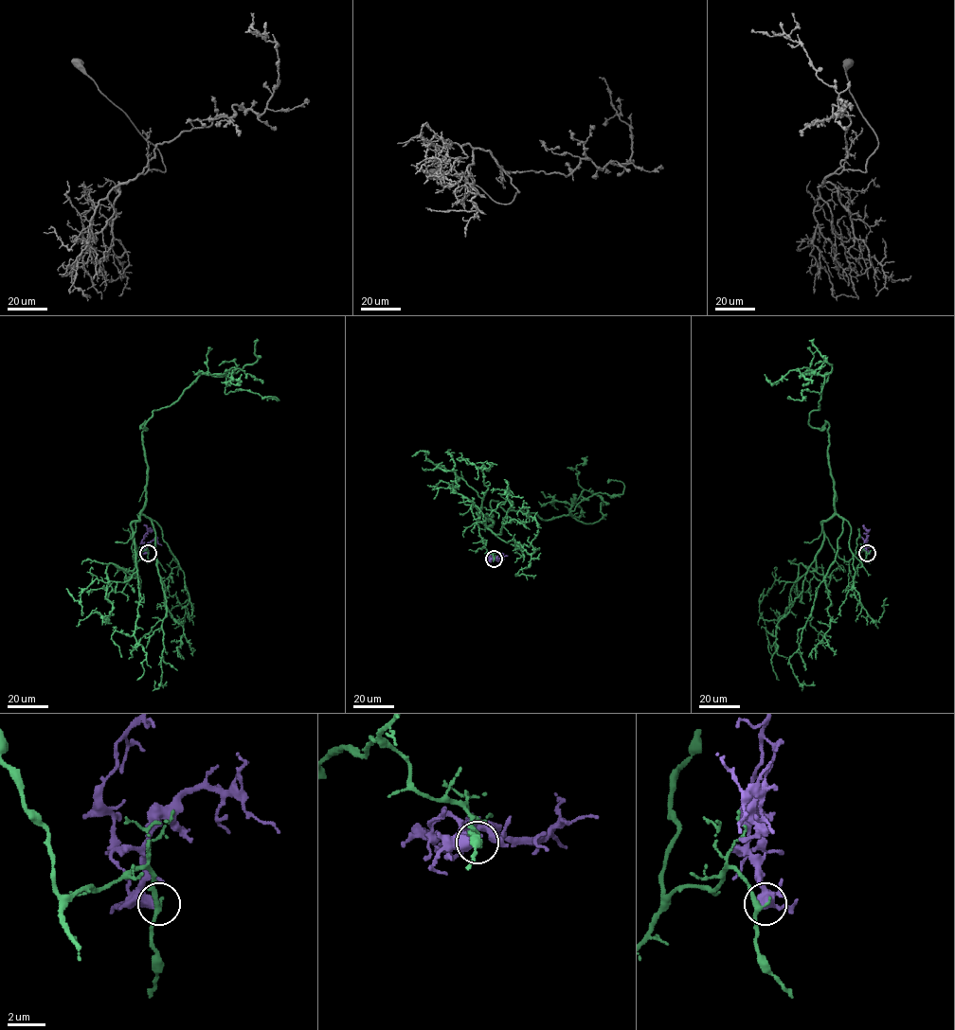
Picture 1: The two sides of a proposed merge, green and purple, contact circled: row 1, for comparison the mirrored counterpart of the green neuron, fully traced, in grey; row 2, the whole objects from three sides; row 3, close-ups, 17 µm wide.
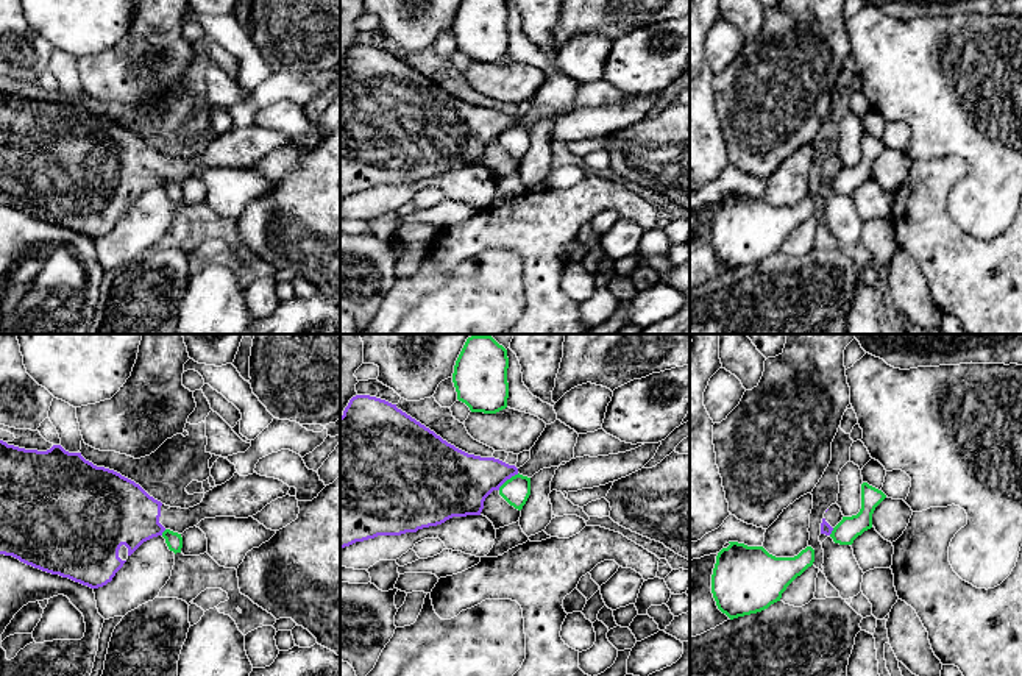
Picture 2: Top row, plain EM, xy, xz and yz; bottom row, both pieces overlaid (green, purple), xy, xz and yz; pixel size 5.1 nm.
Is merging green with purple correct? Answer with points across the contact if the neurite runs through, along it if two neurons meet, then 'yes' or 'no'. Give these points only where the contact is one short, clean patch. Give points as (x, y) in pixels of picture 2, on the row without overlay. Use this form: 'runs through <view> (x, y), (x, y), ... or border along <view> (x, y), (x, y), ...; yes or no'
border along xz (518, 124), (512, 125), (498, 139); no

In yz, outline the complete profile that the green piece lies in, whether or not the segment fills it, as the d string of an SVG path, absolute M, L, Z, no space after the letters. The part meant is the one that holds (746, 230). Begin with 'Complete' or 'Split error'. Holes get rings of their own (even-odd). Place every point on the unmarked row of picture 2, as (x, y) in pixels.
Complete. M729 194L716 206L711 244L718 259L730 270L780 251L786 237L814 212L811 197L794 208L775 208L763 197Z

